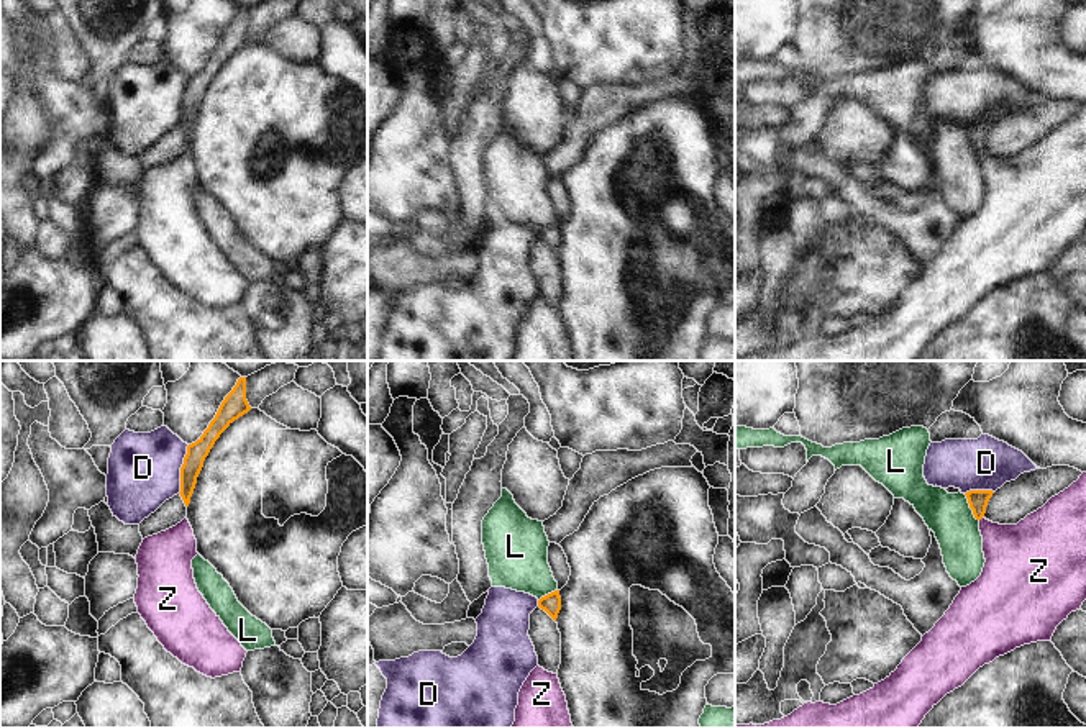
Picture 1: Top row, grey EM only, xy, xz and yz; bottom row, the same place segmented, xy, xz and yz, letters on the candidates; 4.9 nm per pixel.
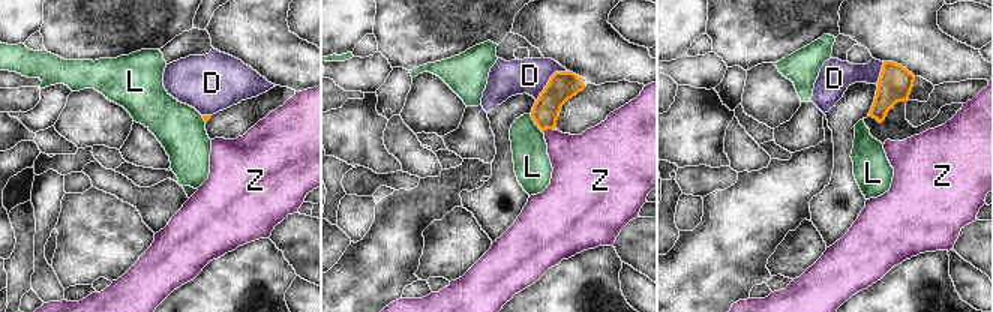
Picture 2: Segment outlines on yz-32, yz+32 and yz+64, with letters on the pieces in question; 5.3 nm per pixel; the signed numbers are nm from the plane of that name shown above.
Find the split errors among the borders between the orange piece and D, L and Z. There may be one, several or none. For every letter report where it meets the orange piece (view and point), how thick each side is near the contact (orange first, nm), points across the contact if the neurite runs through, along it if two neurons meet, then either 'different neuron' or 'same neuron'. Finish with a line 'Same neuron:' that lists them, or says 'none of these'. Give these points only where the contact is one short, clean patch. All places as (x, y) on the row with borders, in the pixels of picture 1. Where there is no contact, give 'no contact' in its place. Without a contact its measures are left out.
D: xy (181, 469) | 100/360 nm | along xy (189, 445), (181, 468), (181, 489), (177, 492) | different neuron
L: yz (970, 507) | 100/220 nm | along yz (963, 494), (971, 514), (978, 520) | different neuron
Z: yz (981, 517) | 100/300 nm | across yz (978, 500), (981, 517), (1016, 555) | same neuron
Same neuron: Z

